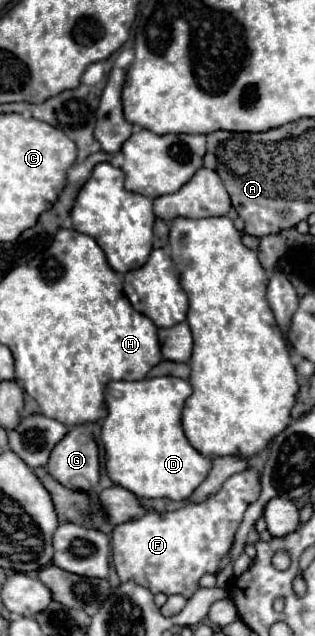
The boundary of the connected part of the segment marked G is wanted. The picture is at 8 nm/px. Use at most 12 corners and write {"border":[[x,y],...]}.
{"border":[[89,426],[69,428],[45,468],[69,490],[95,490],[99,448]]}

